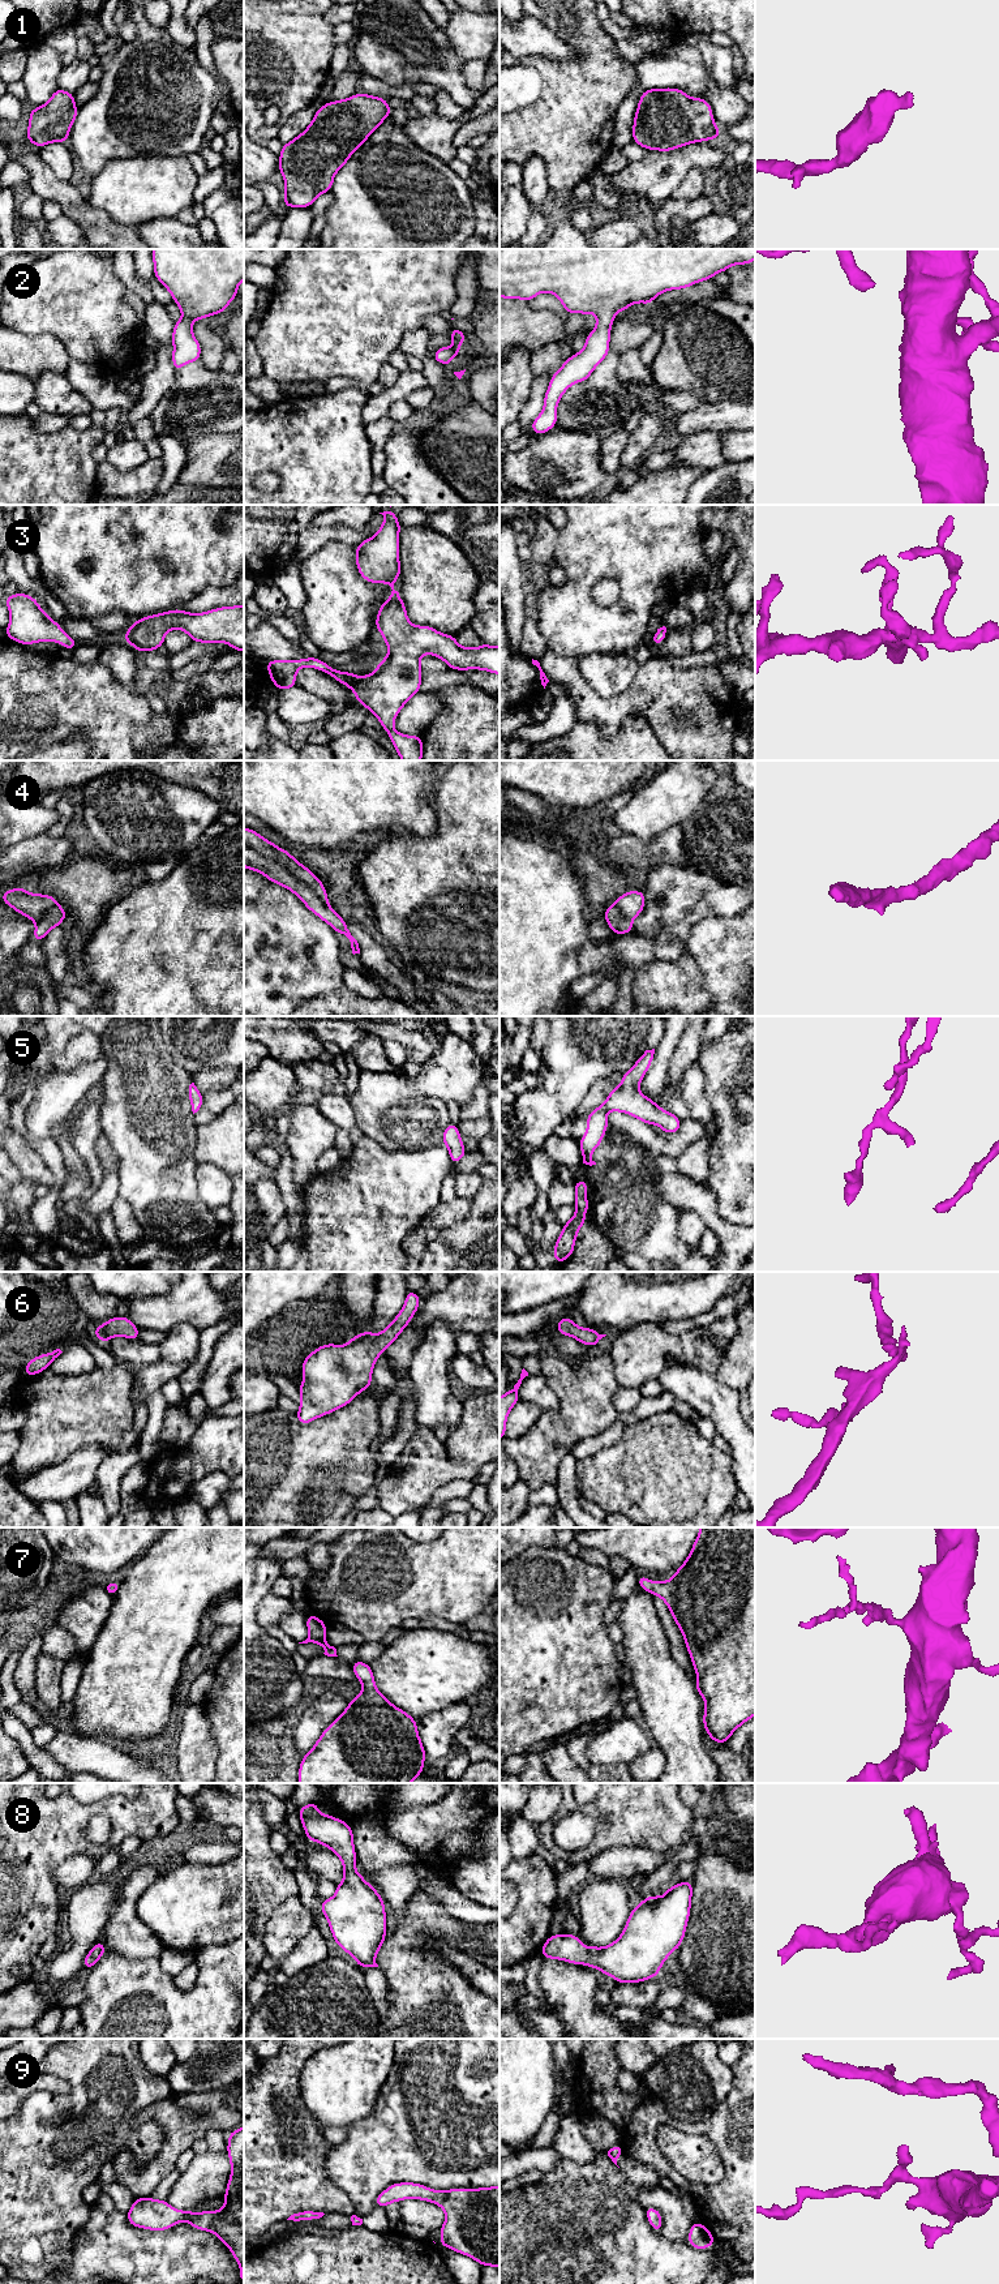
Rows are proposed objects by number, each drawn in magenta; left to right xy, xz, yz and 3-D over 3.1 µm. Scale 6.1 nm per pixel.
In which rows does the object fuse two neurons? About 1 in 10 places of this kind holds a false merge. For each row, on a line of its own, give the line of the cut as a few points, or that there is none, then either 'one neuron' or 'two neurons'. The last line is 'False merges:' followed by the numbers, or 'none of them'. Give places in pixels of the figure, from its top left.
1: no cut; one neuron
2: no cut; one neuron
3: no cut; one neuron
4: cut in xz along (244, 843), (279, 862), (326, 901); two neurons
5: no cut; one neuron
6: no cut; one neuron
7: no cut; one neuron
8: no cut; one neuron
9: no cut; one neuron
False merges: 4

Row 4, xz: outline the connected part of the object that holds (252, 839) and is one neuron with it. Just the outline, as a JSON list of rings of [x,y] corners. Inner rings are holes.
[[[244,827],[244,844],[280,864],[299,880],[309,886],[321,900],[329,900],[323,883],[306,866],[292,857],[287,849],[280,849],[258,832],[246,827]]]

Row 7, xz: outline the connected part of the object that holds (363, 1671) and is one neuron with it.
[[[357,1660],[351,1667],[363,1683],[363,1689],[303,1757],[299,1783],[411,1783],[423,1774],[425,1764],[416,1719],[393,1705],[376,1688],[368,1663]]]

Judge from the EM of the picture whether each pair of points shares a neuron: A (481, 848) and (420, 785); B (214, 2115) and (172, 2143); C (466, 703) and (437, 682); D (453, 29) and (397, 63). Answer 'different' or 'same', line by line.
A: different
B: same
C: different
D: different

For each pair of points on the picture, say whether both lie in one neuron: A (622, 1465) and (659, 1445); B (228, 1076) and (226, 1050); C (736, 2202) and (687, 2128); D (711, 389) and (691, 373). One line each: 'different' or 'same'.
A: same
B: different
C: same
D: same

